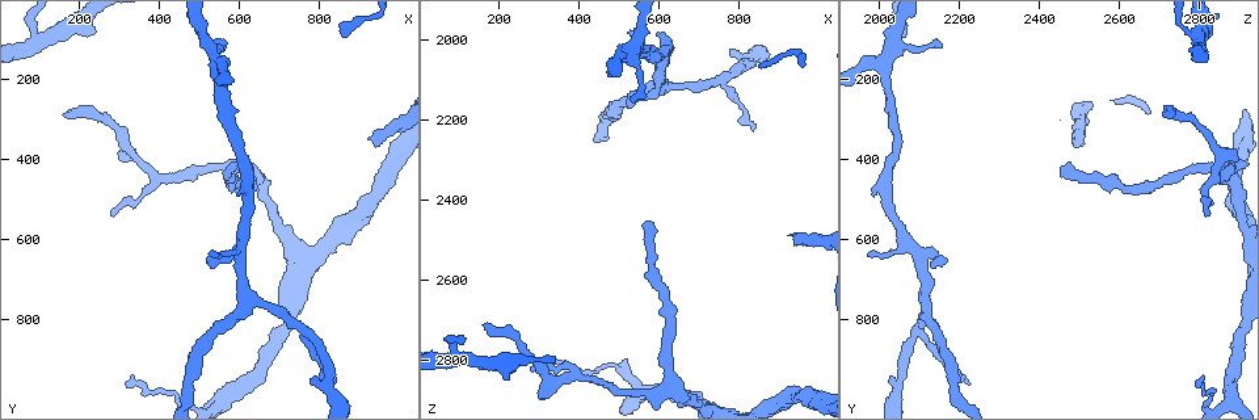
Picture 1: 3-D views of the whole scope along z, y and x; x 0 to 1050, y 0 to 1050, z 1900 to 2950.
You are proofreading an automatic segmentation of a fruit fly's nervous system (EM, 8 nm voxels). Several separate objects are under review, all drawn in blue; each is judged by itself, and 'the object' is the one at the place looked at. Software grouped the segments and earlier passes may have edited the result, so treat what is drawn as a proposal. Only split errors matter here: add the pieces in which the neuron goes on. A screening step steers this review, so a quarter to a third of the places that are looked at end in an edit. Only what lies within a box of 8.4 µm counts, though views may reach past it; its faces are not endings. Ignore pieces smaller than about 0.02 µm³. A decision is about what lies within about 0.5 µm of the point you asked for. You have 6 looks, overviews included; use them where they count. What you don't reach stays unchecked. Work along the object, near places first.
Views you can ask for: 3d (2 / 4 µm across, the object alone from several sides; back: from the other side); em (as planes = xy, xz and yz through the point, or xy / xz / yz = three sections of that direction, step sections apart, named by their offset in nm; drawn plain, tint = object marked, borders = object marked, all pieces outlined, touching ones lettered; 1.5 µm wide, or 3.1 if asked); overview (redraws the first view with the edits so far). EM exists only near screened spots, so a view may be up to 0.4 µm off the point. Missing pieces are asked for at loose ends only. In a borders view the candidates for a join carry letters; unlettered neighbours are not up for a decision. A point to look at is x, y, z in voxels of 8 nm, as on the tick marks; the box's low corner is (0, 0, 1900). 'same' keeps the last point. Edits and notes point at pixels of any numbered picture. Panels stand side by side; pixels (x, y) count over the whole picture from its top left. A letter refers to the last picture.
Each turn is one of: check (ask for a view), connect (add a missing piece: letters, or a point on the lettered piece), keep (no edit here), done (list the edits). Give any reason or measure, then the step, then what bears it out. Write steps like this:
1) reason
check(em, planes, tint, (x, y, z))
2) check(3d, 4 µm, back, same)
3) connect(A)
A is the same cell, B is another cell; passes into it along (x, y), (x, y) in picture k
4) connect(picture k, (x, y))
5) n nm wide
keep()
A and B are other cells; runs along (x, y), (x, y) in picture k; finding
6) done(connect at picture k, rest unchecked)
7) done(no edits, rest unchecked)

thin end
check(em, planes, plain, (525, 635, 1980))

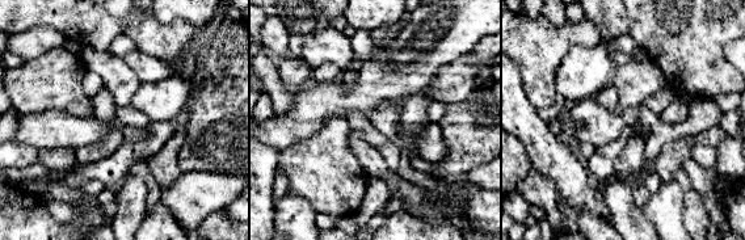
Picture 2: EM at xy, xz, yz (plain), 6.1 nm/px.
check(em, planes, tint, same)

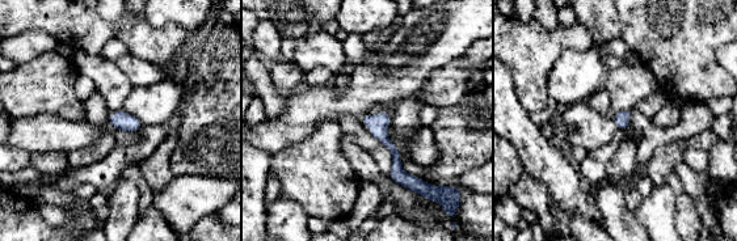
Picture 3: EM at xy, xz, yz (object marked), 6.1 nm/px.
check(em, planes, borders, same)

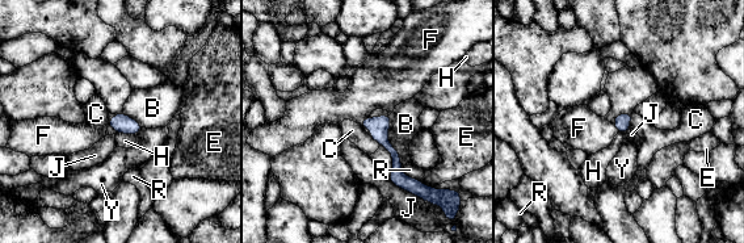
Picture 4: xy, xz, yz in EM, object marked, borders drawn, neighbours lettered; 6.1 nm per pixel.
keep()
B, C, E, F, H, J, R and Y are other cells; border along (613, 122), (618, 132) in picture 4; no lettered piece goes on from it

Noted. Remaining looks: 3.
long arm stops here
check(em, planes, plain, (160, 285, 2710))

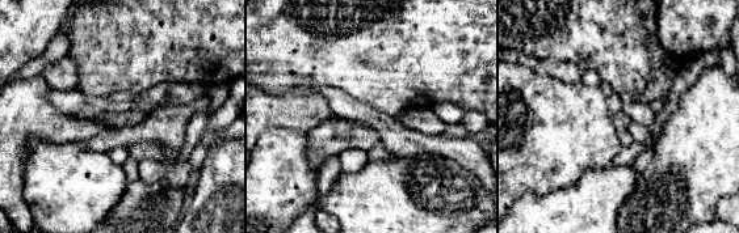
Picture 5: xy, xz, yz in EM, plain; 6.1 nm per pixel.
see the neighbours
check(em, planes, borders, same)

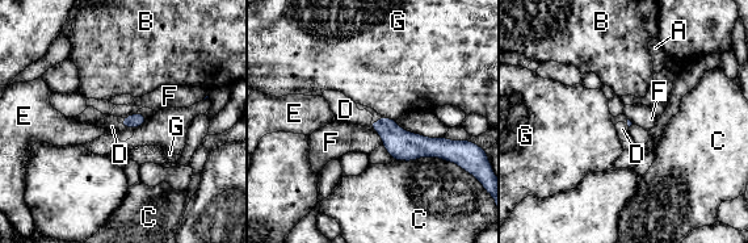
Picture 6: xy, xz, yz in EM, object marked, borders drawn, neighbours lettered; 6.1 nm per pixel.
connect(D)
D is the same cell, A, B, C, E, F and G are other cells; it goes on there

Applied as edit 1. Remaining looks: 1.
free end
check(em, planes, borders, (280, 530, 2815))

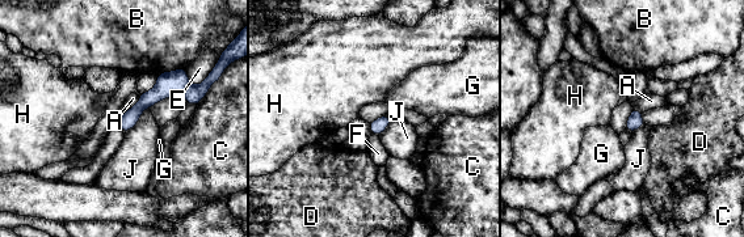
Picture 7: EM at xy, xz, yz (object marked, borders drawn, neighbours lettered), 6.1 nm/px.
keep()
A, B, C, D, E, F, G, H and J are other cells; border along (141, 94), (139, 100), (129, 109) in picture 7; none of them fits

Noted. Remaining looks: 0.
done(connect at picture 6, rest unchecked)

